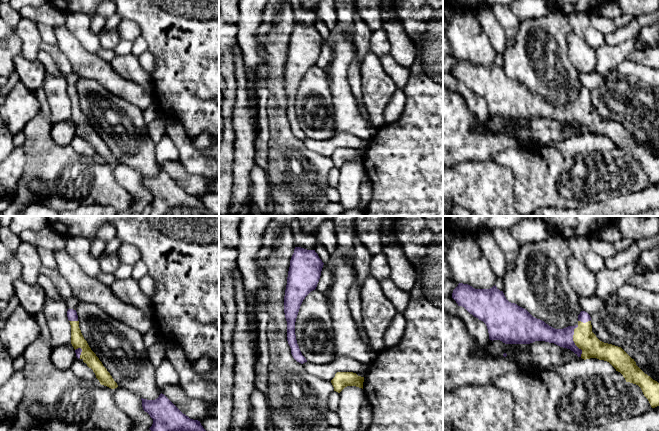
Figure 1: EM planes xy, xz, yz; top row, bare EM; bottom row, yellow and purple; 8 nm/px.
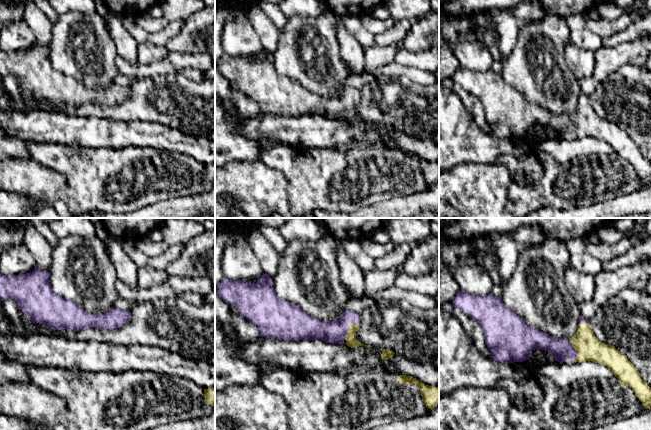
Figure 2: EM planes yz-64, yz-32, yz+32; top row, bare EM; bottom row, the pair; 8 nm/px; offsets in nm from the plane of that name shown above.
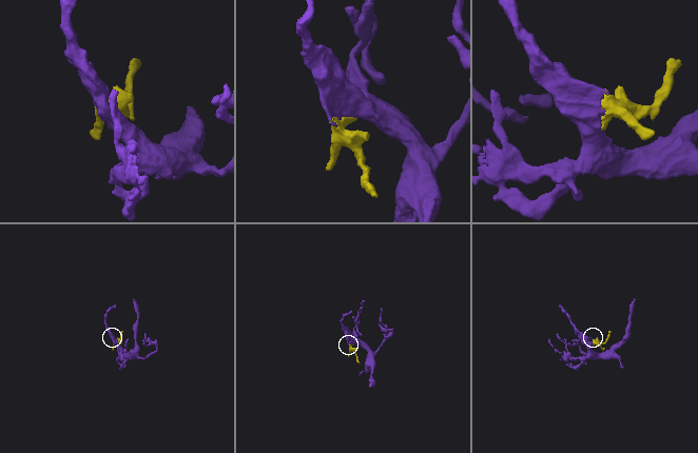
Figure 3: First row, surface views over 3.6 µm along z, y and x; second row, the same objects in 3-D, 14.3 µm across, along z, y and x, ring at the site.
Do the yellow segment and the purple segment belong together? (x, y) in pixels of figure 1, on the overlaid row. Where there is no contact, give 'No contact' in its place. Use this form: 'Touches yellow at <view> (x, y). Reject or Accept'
Touches yellow at yz (573, 340). Accept

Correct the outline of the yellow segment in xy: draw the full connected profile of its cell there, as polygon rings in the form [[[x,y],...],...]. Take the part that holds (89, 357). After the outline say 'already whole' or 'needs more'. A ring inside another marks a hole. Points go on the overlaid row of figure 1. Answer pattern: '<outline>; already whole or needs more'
[[[68,309],[67,317],[71,325],[71,344],[75,349],[76,357],[82,359],[83,362],[93,370],[101,385],[107,386],[111,389],[117,388],[117,383],[84,339],[79,328],[76,310]]]; needs more

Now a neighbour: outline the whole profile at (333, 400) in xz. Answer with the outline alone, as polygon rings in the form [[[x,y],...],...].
[[[334,391],[328,397],[328,408],[332,412],[337,412],[339,407],[339,393]]]

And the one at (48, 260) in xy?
[[[37,247],[38,255],[41,259],[43,268],[57,268],[57,261],[55,259],[54,253],[44,249],[42,247]]]

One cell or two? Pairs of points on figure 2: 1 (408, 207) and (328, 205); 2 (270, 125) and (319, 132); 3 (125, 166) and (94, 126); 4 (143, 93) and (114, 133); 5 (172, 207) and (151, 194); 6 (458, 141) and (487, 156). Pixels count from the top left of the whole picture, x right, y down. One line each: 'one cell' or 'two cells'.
1: two cells
2: one cell
3: two cells
4: two cells
5: two cells
6: one cell

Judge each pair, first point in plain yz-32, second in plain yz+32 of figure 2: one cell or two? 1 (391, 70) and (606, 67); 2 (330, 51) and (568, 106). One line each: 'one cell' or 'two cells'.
1: two cells
2: one cell

